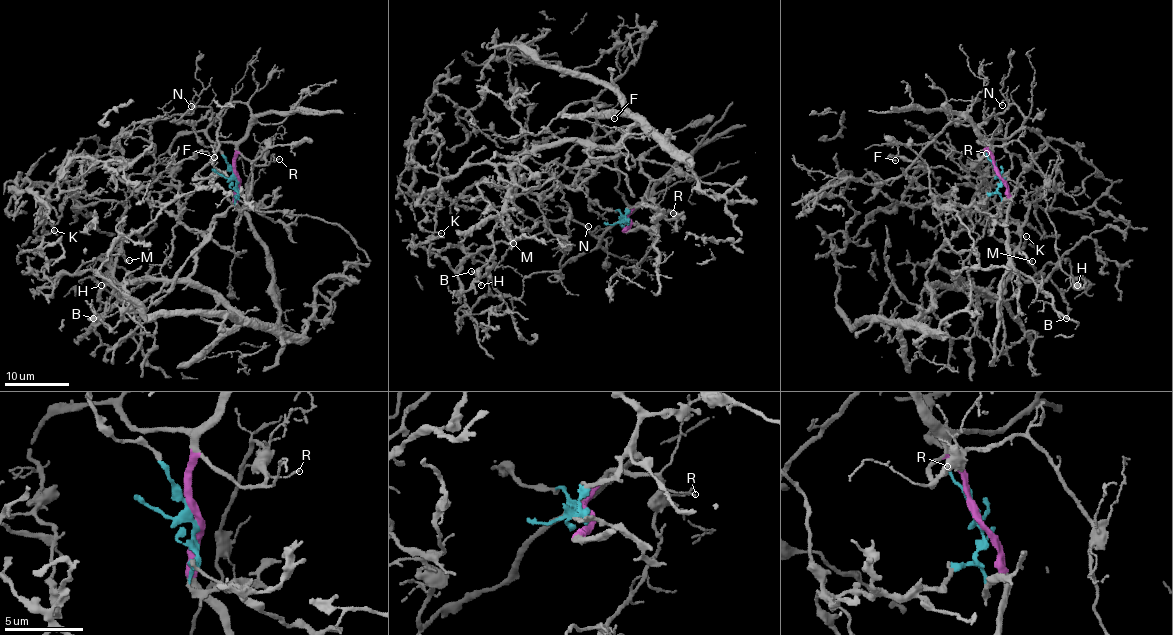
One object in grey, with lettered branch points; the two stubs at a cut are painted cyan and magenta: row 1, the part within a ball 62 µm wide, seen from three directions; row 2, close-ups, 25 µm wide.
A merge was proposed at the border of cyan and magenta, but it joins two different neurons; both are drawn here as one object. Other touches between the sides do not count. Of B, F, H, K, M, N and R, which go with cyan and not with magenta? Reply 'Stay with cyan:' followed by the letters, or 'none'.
Stay with cyan: B, F, H, K, M

